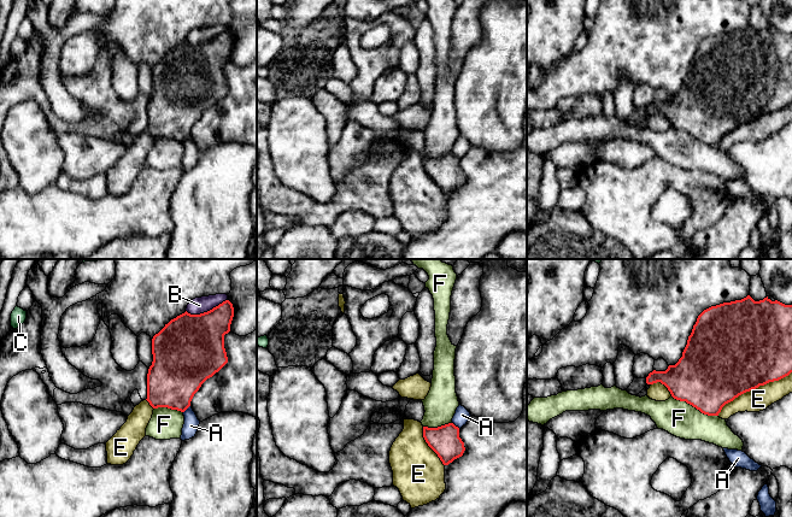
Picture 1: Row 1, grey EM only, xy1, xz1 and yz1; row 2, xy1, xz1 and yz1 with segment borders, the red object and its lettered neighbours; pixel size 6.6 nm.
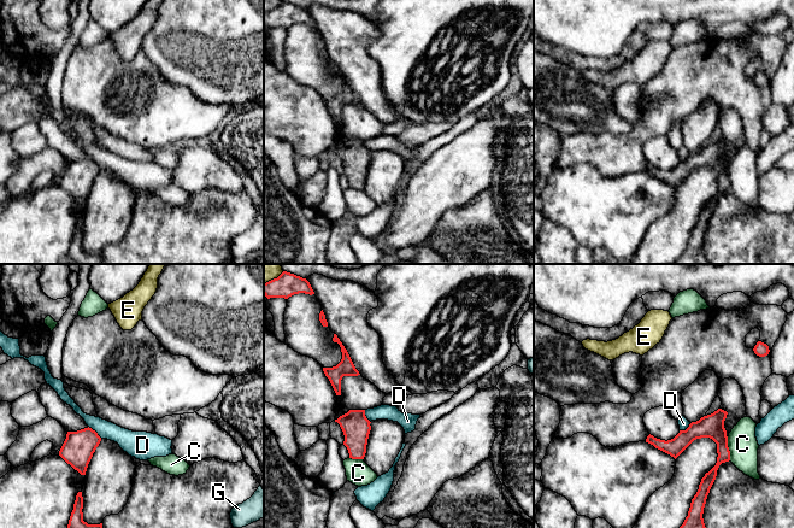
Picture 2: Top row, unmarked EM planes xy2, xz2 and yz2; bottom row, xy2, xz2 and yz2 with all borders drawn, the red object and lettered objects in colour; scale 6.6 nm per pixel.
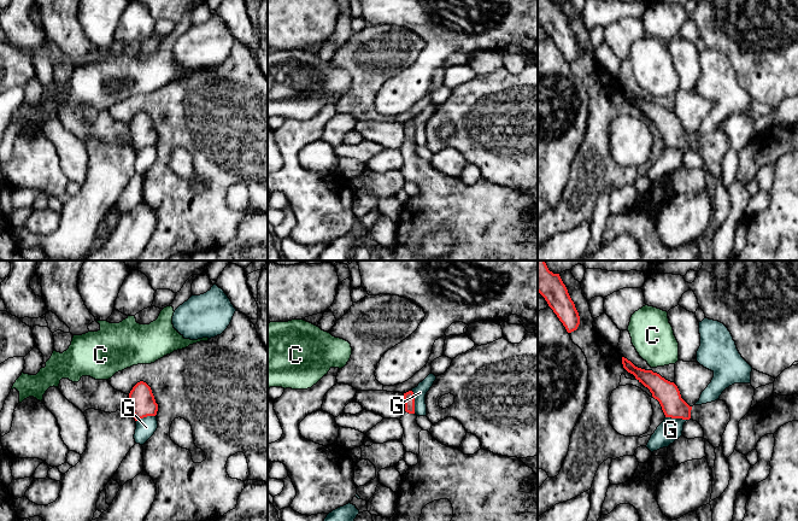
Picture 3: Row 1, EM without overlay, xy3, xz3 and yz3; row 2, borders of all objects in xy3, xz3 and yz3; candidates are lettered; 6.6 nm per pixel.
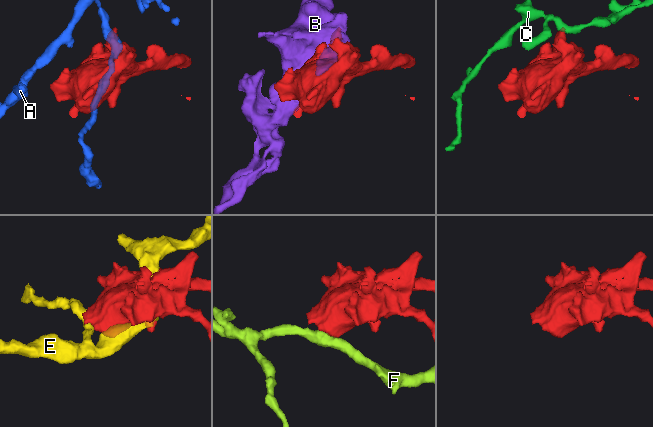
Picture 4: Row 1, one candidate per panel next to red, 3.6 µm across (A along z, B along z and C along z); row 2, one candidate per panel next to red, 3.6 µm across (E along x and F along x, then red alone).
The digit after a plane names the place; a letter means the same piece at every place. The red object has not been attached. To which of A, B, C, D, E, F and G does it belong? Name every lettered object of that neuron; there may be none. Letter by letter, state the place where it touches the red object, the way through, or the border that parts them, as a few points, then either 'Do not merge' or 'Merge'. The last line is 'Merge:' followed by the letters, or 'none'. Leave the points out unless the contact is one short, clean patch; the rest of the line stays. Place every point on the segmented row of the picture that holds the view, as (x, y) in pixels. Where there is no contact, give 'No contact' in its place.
A: Touches red at xz1 (455, 426). Do not merge
B: Touches red at xy1 (207, 311). Do not merge
C: Touches red at yz2 (728, 449). Do not merge
D: Touches red at xy2 (95, 432). Boundary: xy2 (88, 426), (101, 438). Do not merge
E: Touches red at yz1 (752, 388). Do not merge
F: Touches red at yz1 (694, 406). Boundary: yz1 (672, 395), (679, 400), (685, 400), (704, 413), (717, 416). Do not merge
G: Touches red at xz3 (414, 402). Boundary: xz3 (411, 391), (415, 413). Do not merge
Merge: none

